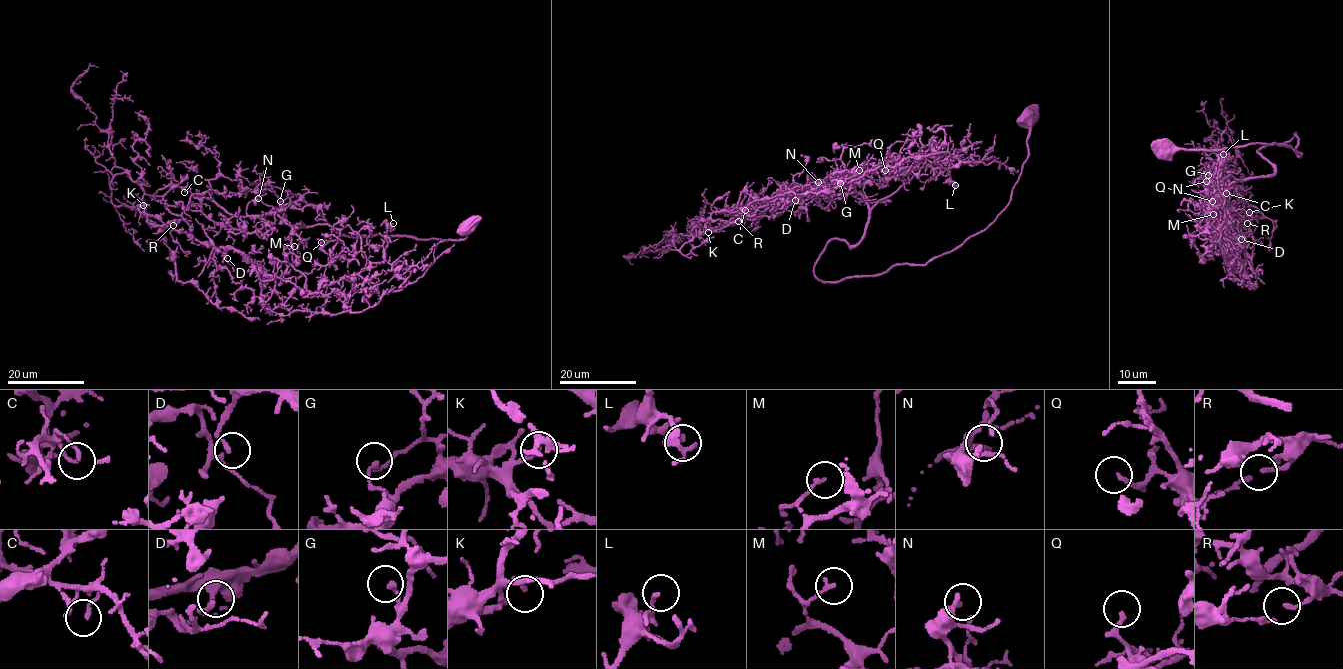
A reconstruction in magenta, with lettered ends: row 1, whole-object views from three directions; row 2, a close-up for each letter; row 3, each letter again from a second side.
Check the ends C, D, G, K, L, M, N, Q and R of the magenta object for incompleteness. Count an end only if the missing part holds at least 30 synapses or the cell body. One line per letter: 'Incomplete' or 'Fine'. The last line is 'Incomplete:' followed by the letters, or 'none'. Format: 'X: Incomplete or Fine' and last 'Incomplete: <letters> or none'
C: Fine
D: Fine
G: Fine
K: Fine
L: Fine
M: Fine
N: Fine
Q: Fine
R: Fine
Incomplete: none

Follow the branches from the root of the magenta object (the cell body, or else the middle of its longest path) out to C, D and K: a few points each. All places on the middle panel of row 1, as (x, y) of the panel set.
C: (1027, 118), (1028, 158), (1006, 207), (924, 264), (819, 280), (831, 240), (862, 238), (859, 193), (745, 210)
D: (1027, 118), (1006, 207), (924, 264), (819, 280), (868, 203), (746, 206), (795, 200)
K: (1027, 118), (1006, 207), (924, 264), (819, 280), (864, 233), (854, 192), (673, 244), (708, 232)

